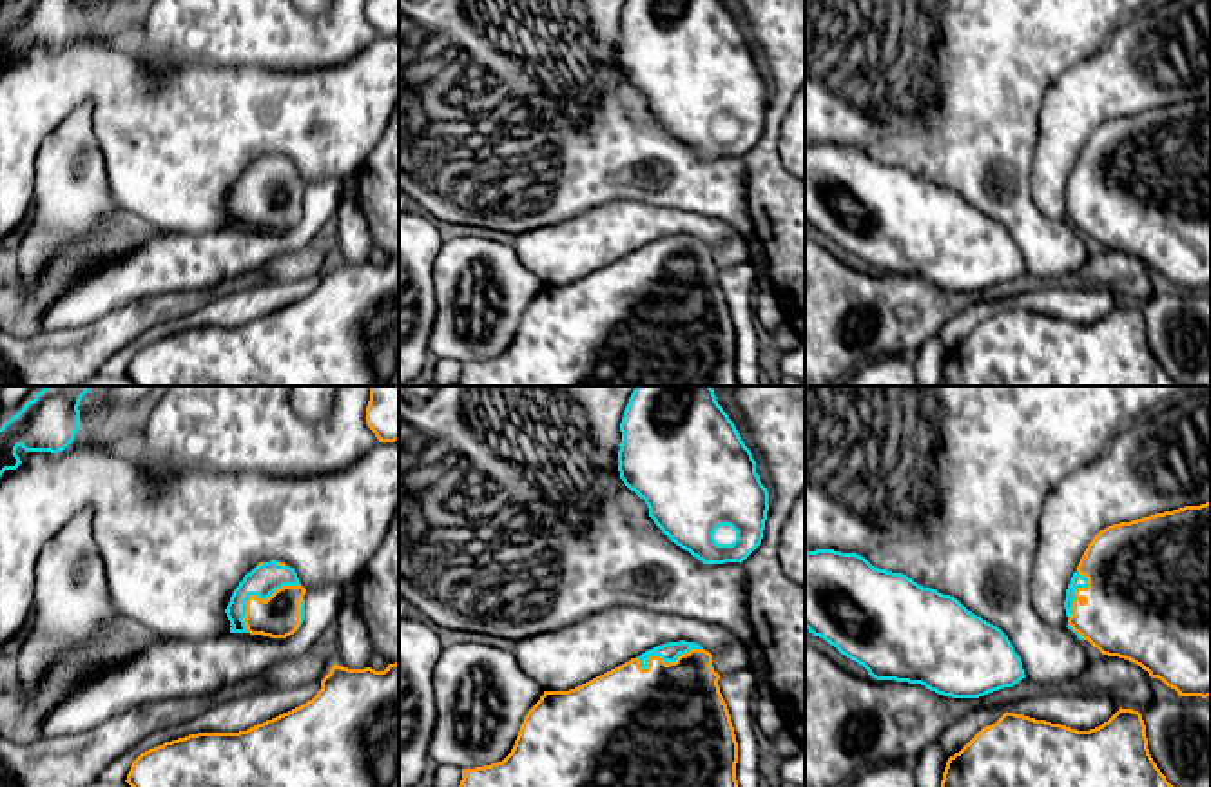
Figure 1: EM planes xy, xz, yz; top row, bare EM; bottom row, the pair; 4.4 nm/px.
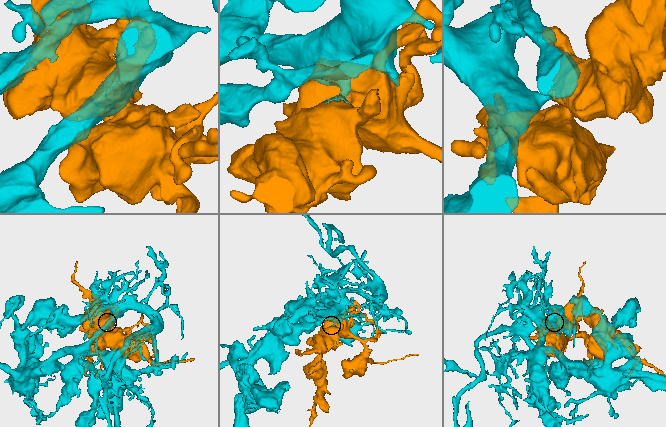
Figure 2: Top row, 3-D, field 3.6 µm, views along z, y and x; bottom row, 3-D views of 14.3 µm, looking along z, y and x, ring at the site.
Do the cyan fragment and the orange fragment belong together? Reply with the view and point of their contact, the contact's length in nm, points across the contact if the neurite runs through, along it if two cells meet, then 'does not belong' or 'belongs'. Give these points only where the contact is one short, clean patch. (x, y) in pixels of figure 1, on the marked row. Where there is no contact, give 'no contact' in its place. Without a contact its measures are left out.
meets cyan in xy at (258, 597); contact 320 nm long; belongs

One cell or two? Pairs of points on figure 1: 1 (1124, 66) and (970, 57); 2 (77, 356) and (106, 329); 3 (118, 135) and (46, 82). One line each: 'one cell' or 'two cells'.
1: two cells
2: one cell
3: one cell

